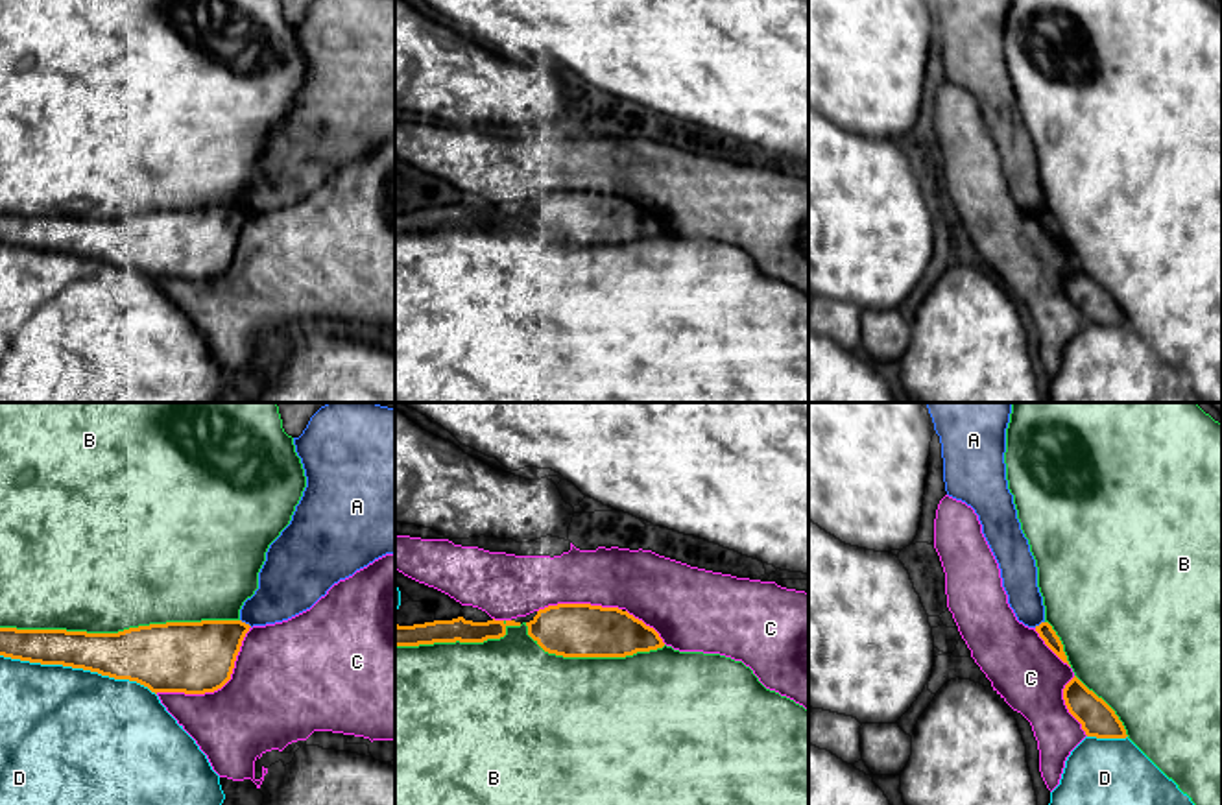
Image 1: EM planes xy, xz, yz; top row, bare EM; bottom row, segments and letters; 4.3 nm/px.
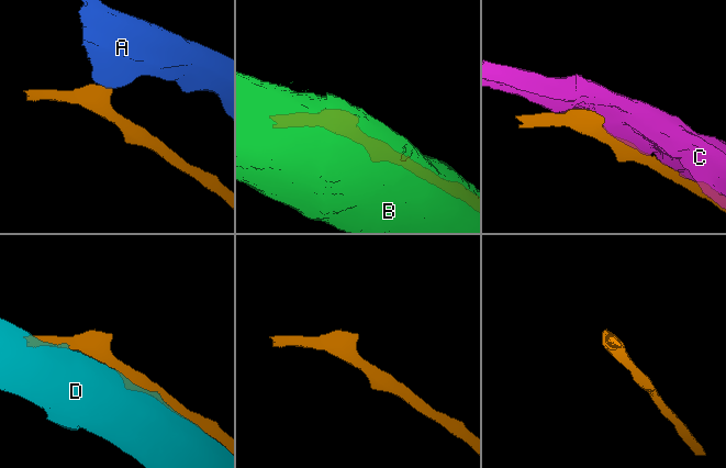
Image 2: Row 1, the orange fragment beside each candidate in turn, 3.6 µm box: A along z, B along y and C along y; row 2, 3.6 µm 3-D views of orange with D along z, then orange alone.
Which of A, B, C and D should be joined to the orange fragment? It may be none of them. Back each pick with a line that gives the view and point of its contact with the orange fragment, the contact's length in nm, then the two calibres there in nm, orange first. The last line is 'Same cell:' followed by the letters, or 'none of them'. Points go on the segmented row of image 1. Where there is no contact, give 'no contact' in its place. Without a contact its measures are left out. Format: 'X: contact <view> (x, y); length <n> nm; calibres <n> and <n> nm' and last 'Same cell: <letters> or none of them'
Same cell: none of them

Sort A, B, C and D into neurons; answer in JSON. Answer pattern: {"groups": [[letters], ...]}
{"groups": [["A"], ["B"], ["C"], ["D"]]}

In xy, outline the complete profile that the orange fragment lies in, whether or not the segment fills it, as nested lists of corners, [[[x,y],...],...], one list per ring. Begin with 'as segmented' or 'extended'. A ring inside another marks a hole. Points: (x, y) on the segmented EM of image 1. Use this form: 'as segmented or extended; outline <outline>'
as segmented; outline [[[242,620],[166,622],[129,628],[118,633],[0,628],[0,655],[129,679],[155,694],[205,694],[222,689],[231,679],[236,655],[249,628]]]

